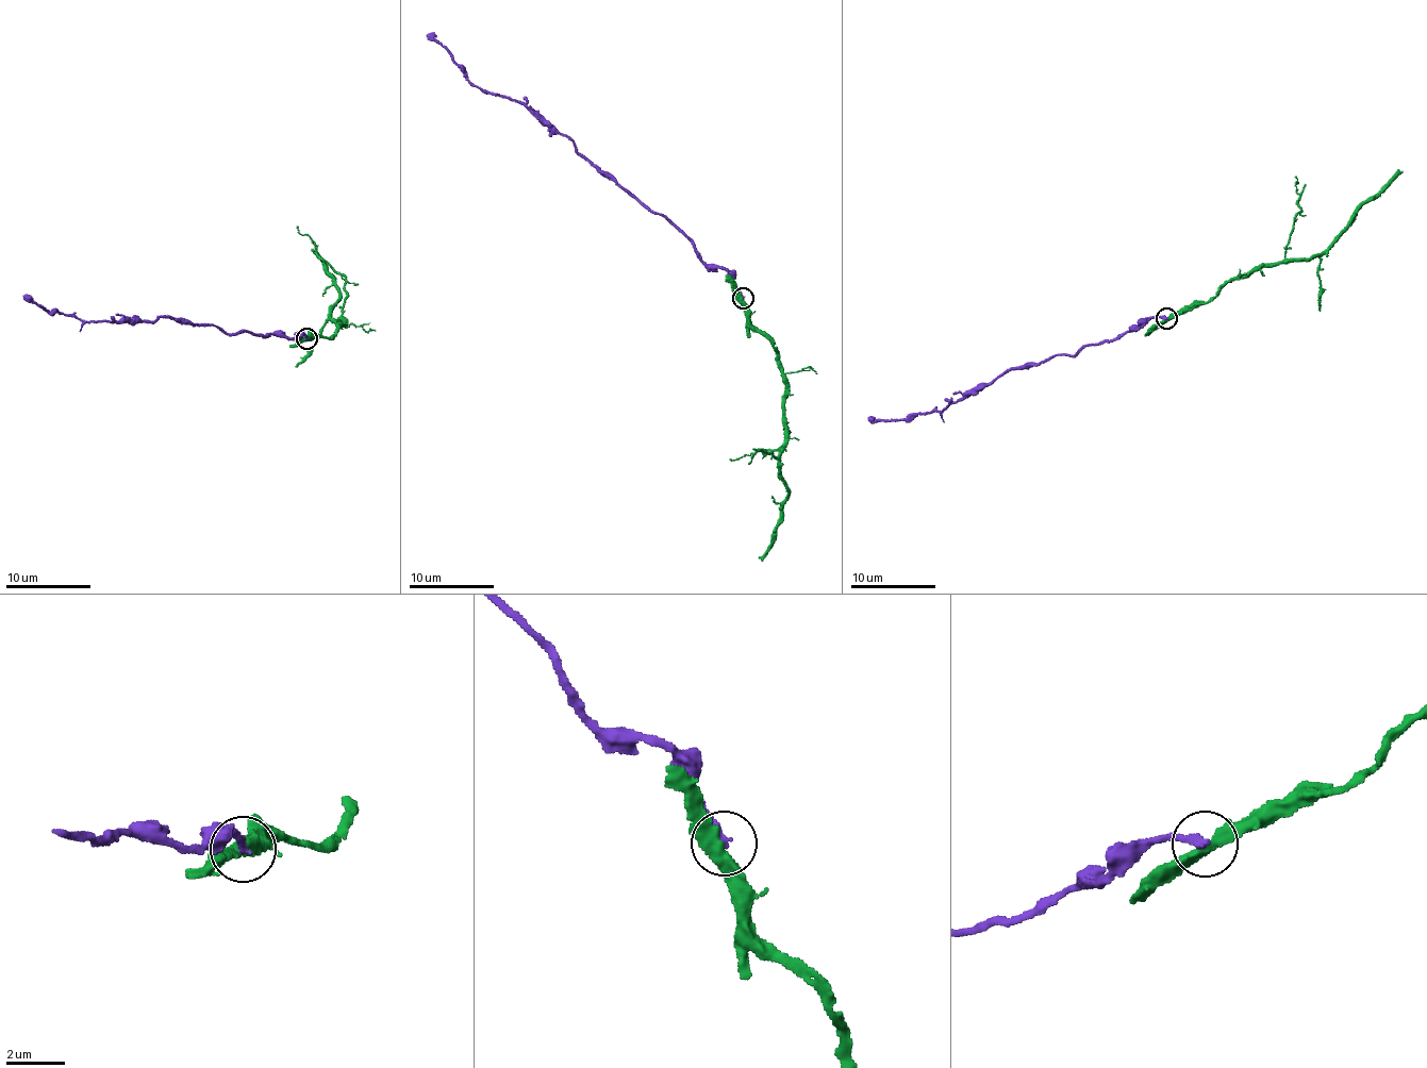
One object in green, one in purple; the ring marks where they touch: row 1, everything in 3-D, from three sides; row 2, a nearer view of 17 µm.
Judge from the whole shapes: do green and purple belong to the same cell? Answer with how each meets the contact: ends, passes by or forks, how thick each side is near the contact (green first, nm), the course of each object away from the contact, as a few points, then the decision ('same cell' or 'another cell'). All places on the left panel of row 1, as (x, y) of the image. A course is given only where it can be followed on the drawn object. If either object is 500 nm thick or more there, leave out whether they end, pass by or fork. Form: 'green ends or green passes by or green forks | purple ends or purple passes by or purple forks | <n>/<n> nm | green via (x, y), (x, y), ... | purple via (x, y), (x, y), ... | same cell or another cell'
green passes by | purple ends | 400/240 nm | green via (305, 339), (329, 337), (342, 324), (331, 321), (329, 309), (338, 287), (311, 248) | purple via (307, 339), (299, 333), (292, 338), (225, 333), (210, 323), (162, 316), (79, 320), (22, 297) | another cell

